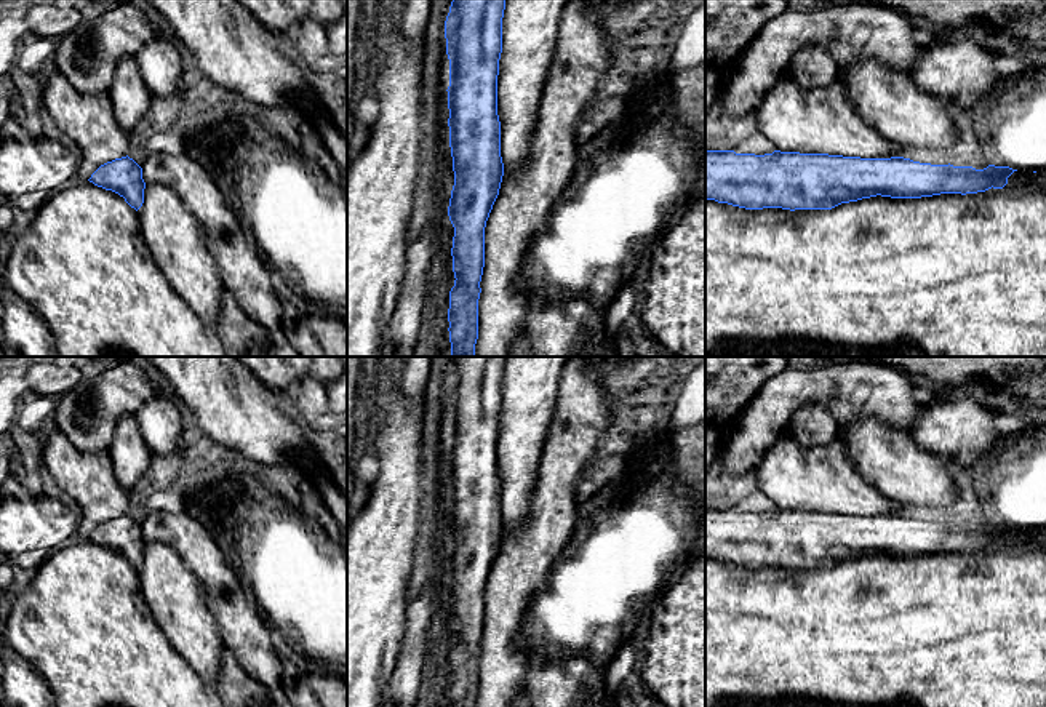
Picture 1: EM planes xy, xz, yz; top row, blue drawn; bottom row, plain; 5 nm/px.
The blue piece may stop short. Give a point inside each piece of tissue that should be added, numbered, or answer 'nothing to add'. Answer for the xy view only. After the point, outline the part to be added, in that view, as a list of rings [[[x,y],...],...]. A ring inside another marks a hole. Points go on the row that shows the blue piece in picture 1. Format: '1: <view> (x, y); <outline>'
nothing to add

